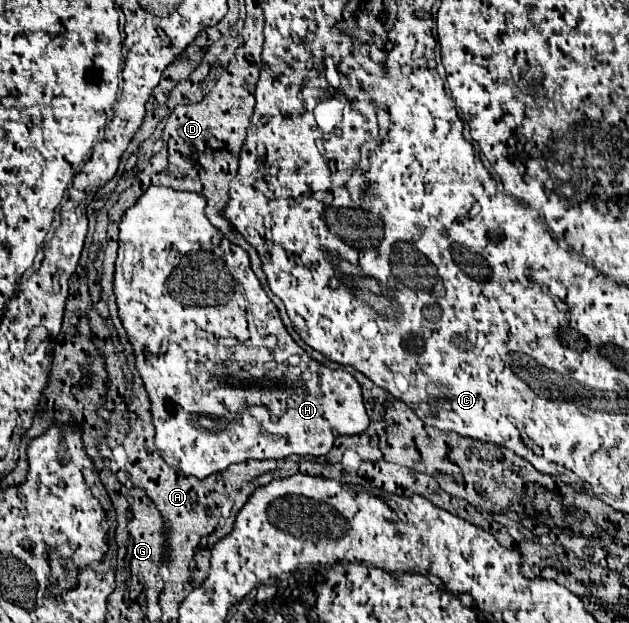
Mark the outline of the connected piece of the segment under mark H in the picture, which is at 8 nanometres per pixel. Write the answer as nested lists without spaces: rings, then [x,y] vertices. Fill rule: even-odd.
[[[150,186],[132,208],[128,208],[120,220],[120,234],[118,234],[118,258],[114,266],[114,296],[118,304],[118,316],[122,320],[122,326],[128,334],[128,340],[134,350],[136,358],[136,370],[144,382],[144,388],[150,398],[150,414],[152,414],[152,424],[156,428],[154,436],[154,446],[162,454],[168,466],[174,466],[182,470],[184,474],[192,474],[196,478],[206,478],[214,472],[226,470],[234,462],[244,462],[244,460],[266,460],[266,459],[283,459],[290,454],[298,456],[326,456],[340,434],[360,434],[368,428],[370,420],[364,410],[362,402],[362,390],[360,384],[348,374],[346,370],[330,370],[316,360],[312,360],[286,332],[280,314],[272,300],[266,296],[262,290],[258,278],[254,276],[250,268],[248,254],[240,248],[234,246],[230,240],[222,236],[218,228],[210,224],[210,220],[204,214],[206,208],[206,198],[196,192],[180,192],[164,186]],[[266,340],[276,342],[272,350],[266,348]],[[212,372],[214,372],[214,384],[216,384],[216,372],[222,376],[218,378],[218,384],[222,384],[218,390],[210,388],[212,384]],[[266,394],[274,396],[274,408],[266,408]]]

